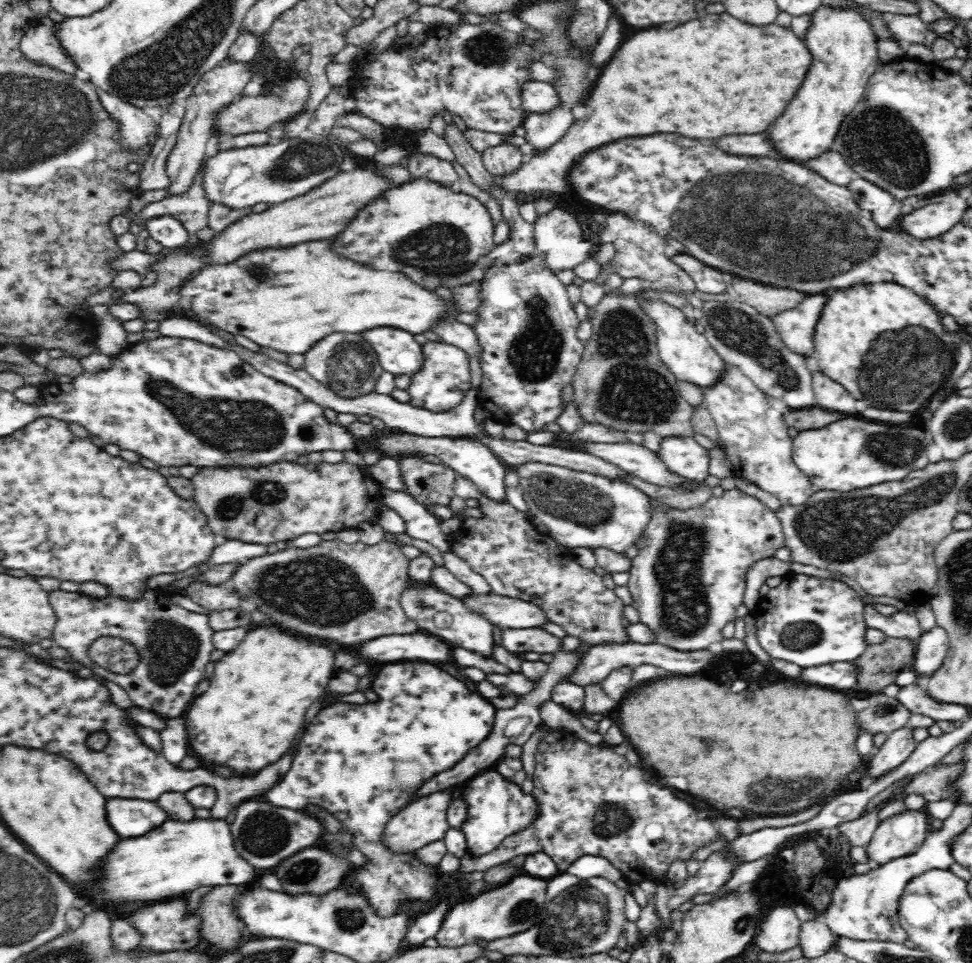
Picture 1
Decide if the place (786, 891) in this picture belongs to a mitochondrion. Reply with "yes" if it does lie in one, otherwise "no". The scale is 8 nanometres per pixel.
no

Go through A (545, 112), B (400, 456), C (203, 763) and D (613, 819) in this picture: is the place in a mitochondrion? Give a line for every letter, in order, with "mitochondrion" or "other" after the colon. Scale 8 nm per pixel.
A: other
B: other
C: other
D: mitochondrion

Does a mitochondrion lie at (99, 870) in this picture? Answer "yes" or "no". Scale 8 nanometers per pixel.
no

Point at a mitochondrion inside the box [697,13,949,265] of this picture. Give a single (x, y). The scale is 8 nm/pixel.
(880, 140)

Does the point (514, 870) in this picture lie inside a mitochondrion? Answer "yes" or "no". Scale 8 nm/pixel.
no

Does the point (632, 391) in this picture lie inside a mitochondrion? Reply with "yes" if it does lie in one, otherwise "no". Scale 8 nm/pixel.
yes

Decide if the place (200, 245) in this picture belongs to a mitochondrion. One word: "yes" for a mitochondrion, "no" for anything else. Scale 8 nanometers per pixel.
no

